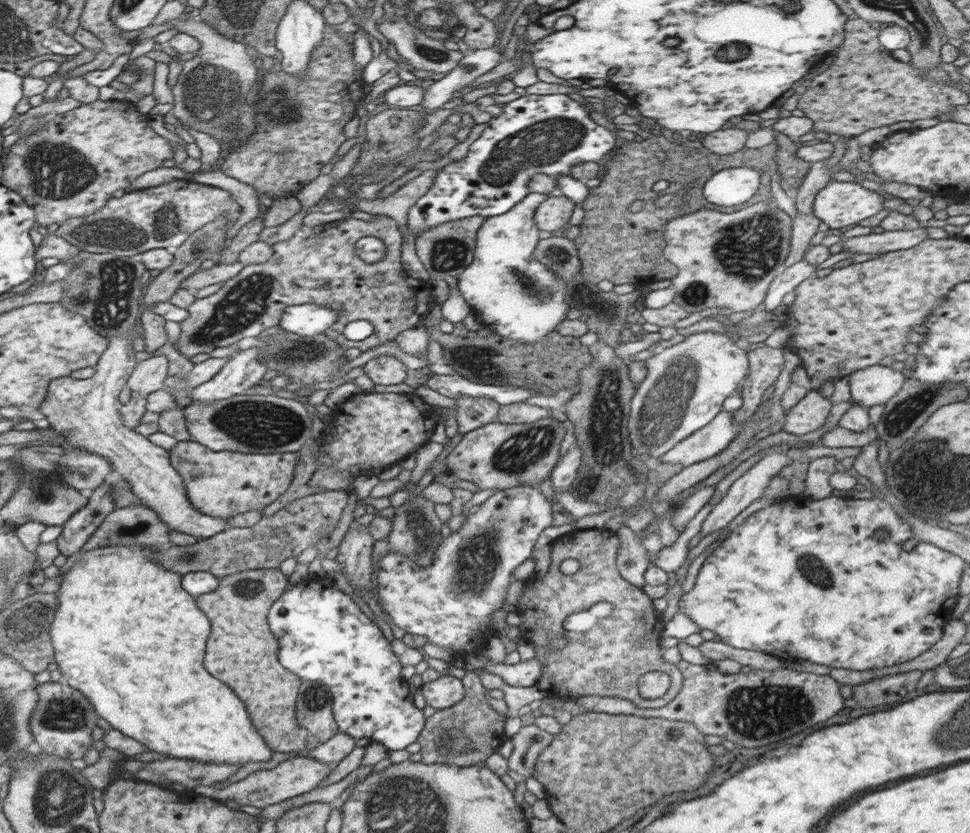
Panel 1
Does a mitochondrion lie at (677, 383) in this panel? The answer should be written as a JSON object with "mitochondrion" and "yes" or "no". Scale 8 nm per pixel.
{"mitochondrion":"yes"}

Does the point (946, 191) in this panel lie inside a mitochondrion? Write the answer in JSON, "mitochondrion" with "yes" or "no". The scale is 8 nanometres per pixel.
{"mitochondrion":"no"}

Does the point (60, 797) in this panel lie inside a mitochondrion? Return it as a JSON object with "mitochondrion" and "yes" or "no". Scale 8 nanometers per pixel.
{"mitochondrion":"yes"}

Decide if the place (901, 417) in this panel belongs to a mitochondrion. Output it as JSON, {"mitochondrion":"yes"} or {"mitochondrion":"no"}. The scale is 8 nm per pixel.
{"mitochondrion":"yes"}

